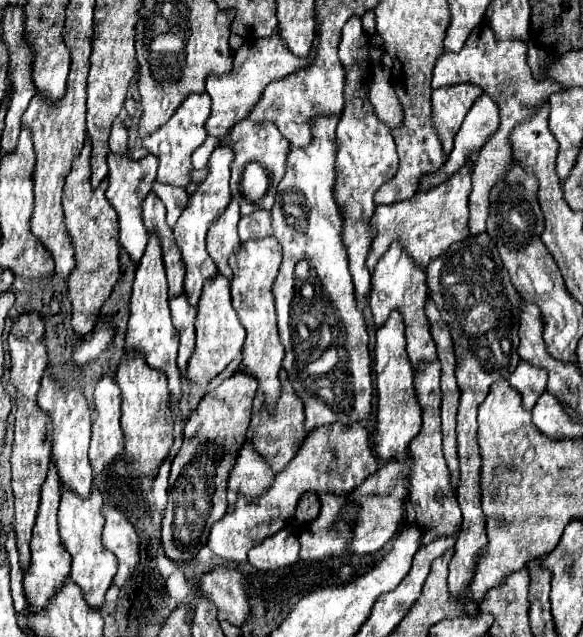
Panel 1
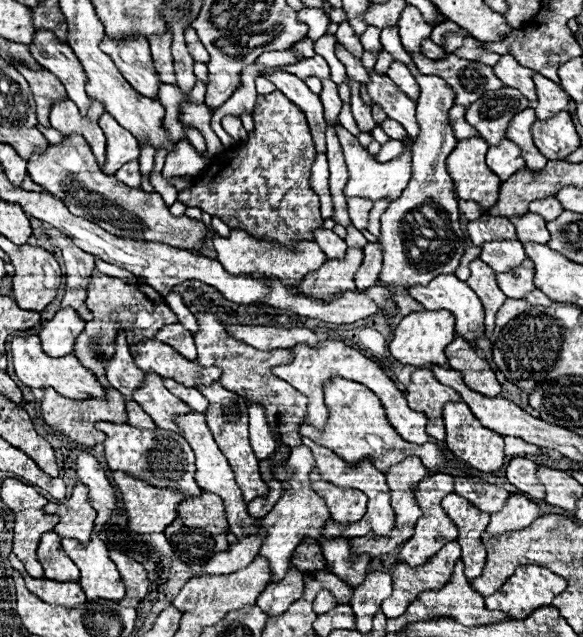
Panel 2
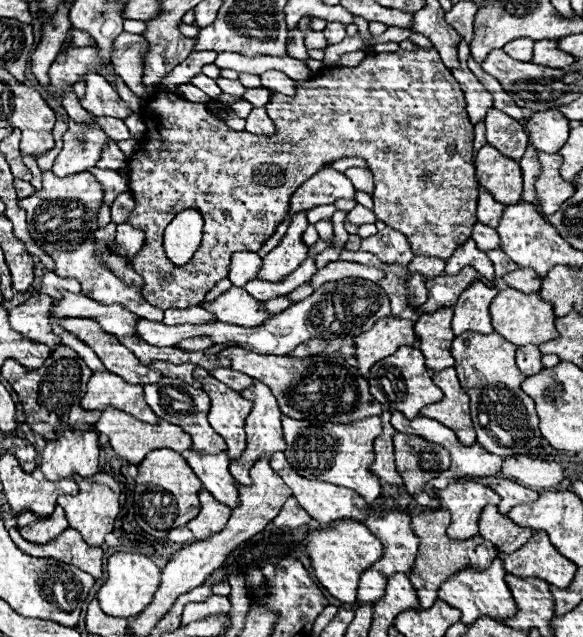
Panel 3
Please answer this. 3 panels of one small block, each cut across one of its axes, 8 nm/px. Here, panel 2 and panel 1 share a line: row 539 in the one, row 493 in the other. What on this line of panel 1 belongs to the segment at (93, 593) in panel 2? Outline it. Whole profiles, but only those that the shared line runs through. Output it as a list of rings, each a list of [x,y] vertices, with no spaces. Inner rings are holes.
[[[94,488],[90,498],[82,500],[72,492],[62,492],[60,500],[60,512],[58,512],[58,524],[60,524],[60,538],[66,548],[66,552],[72,556],[72,572],[70,578],[74,584],[78,584],[84,592],[84,600],[90,608],[102,608],[104,606],[104,594],[112,584],[112,578],[116,574],[116,556],[108,552],[102,546],[102,530],[104,530],[104,518],[100,514],[102,508],[102,496]]]

